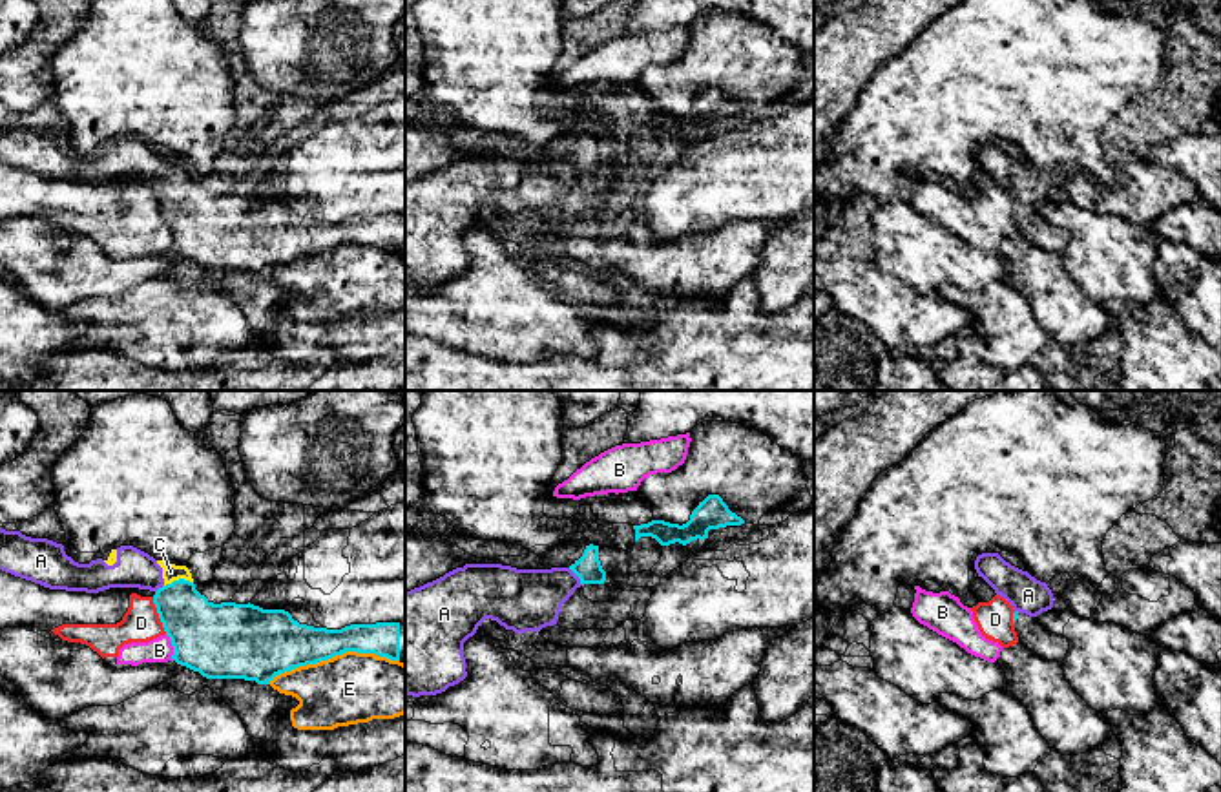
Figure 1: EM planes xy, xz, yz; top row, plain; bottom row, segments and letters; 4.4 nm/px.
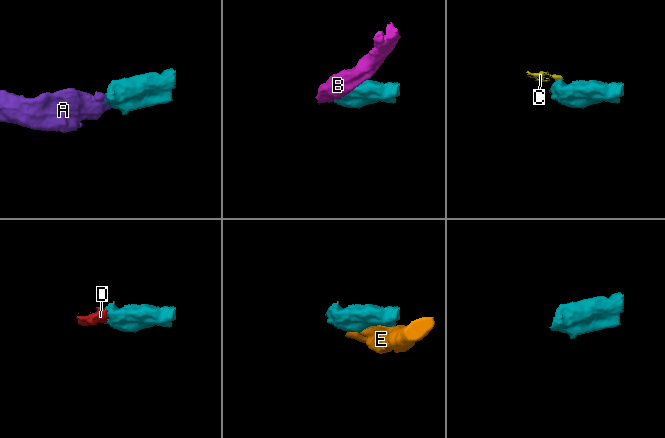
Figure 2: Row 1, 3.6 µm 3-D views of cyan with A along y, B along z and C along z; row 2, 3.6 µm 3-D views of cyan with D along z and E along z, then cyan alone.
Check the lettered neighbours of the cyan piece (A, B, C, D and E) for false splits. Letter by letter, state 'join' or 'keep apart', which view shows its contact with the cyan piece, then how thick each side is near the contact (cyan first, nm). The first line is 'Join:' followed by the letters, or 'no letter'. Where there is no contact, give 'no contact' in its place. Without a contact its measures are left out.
Join: A, C
A: join | xz | 120/280 nm
B: keep apart | xy | 340/110 nm
C: join | xy | 280/80 nm
D: keep apart | xy | 320/170 nm
E: keep apart | xy | 260/320 nm

